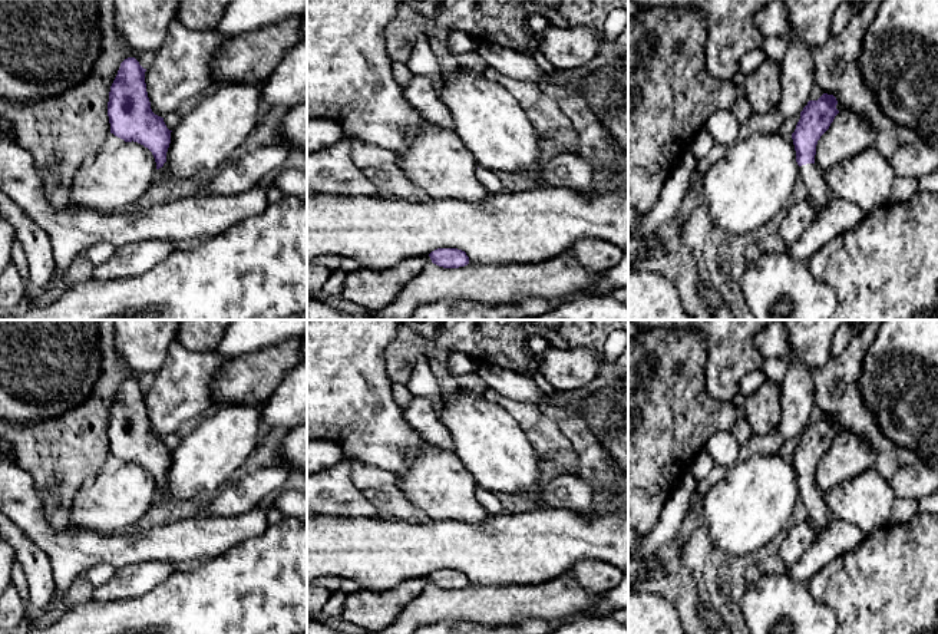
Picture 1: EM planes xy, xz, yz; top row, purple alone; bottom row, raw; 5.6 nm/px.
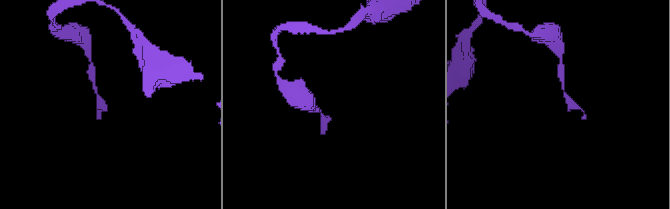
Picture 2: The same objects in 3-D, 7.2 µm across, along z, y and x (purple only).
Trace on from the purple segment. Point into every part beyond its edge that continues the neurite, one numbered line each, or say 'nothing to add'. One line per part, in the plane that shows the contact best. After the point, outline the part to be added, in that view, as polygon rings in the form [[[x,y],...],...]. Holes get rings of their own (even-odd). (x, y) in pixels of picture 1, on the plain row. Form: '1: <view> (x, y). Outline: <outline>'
1: yz (819, 515). Outline: [[[816,485],[799,488],[799,498],[806,508],[807,521],[812,525],[815,534],[822,532],[833,518],[823,496],[825,495],[818,489]]]

